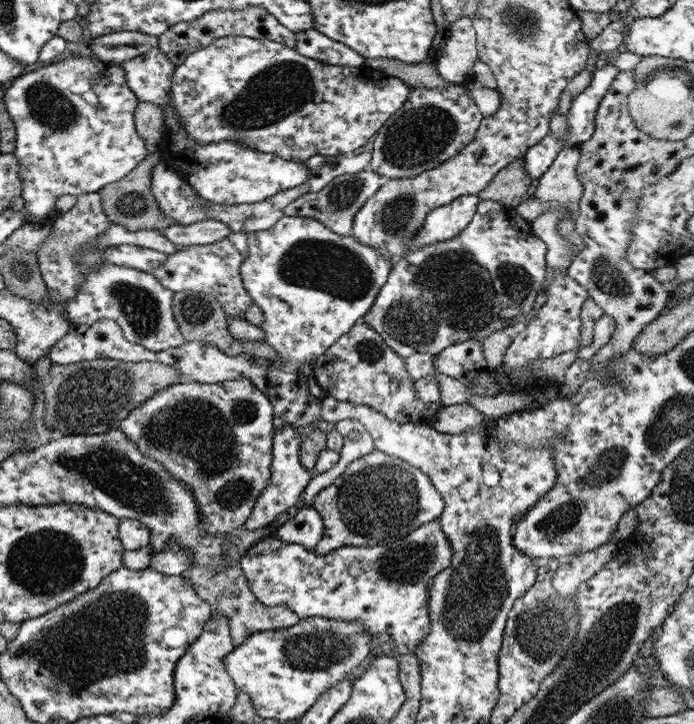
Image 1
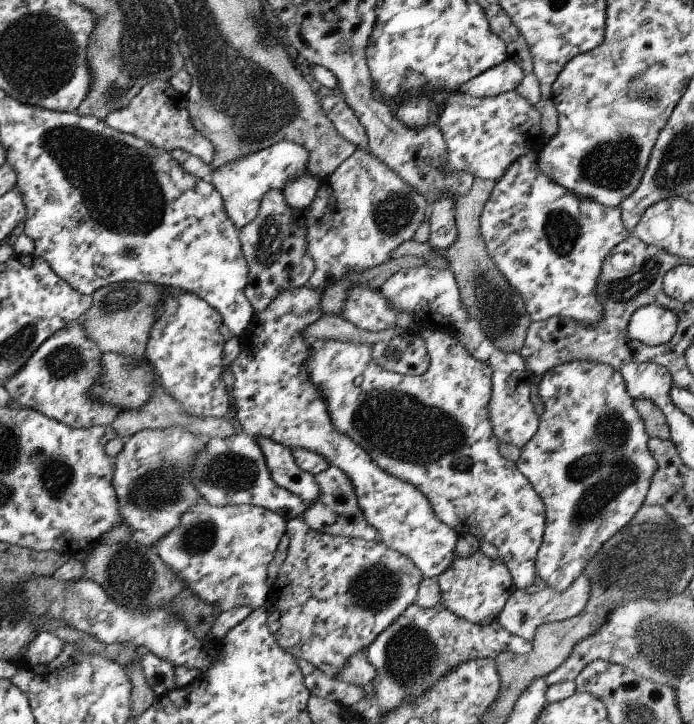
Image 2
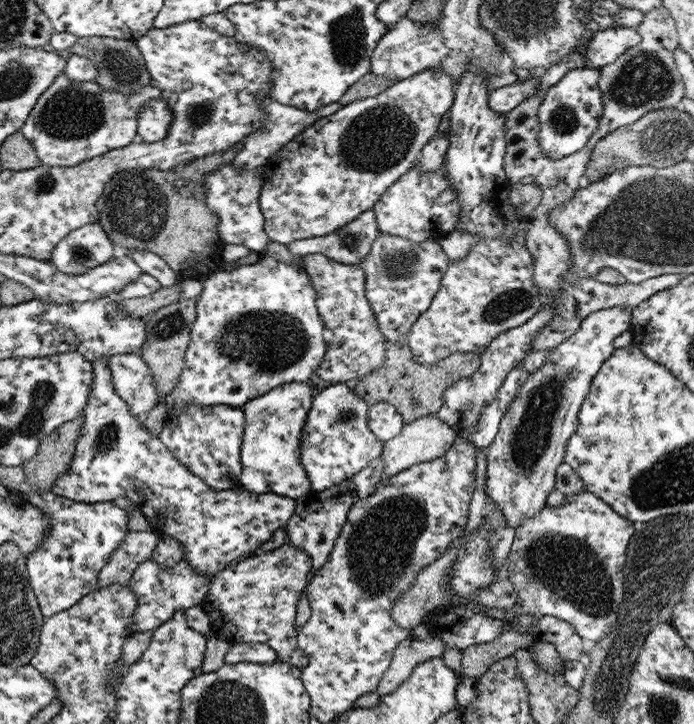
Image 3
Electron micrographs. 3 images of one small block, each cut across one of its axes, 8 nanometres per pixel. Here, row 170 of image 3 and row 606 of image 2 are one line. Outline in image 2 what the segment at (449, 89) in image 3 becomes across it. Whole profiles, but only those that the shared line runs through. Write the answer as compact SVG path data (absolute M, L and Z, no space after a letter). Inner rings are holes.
M302 518L287 521L290 538L286 560L269 589L264 608L276 644L297 659L303 658L330 677L335 677L347 660L366 649L403 610L416 600L423 579L420 569L407 556L384 543L331 535L312 530Z

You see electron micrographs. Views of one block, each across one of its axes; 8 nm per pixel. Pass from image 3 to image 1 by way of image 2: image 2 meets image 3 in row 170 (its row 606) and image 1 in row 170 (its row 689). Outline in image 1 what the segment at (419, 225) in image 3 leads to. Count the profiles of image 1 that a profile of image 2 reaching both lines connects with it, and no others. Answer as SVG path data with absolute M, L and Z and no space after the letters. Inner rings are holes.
M462 85L415 87L406 102L380 127L372 142L369 169L386 178L412 178L442 165L466 148L483 114Z

